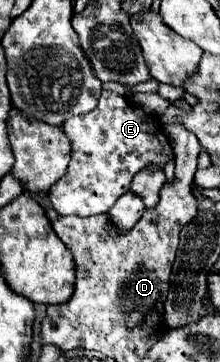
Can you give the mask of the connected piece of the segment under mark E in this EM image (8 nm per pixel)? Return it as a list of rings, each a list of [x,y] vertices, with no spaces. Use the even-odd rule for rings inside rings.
[[[103,90],[95,110],[65,120],[65,134],[69,136],[71,146],[73,146],[71,162],[69,162],[67,174],[61,180],[57,180],[57,184],[53,184],[53,188],[49,190],[49,200],[61,216],[63,214],[95,216],[95,214],[107,212],[117,202],[117,198],[129,190],[129,184],[139,170],[143,170],[145,166],[151,166],[151,164],[165,166],[173,158],[173,148],[171,148],[167,136],[161,132],[159,120],[155,116],[145,114],[141,108],[127,104],[127,98],[121,94],[115,94],[115,92]]]

